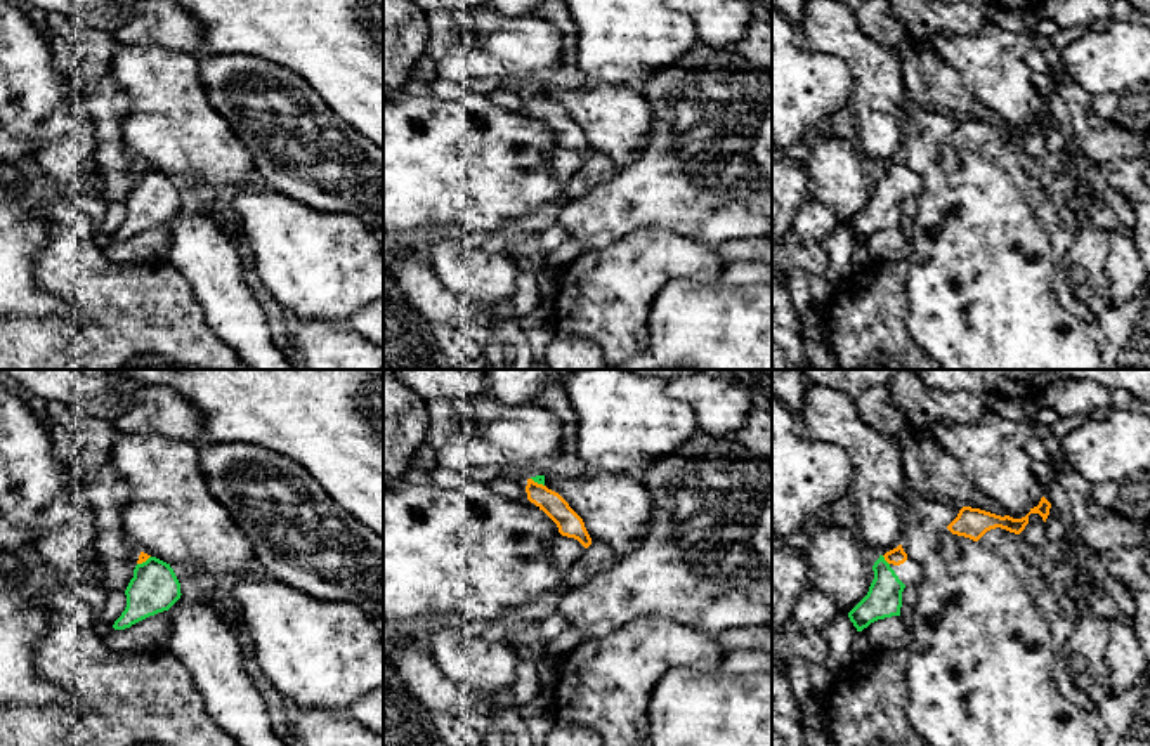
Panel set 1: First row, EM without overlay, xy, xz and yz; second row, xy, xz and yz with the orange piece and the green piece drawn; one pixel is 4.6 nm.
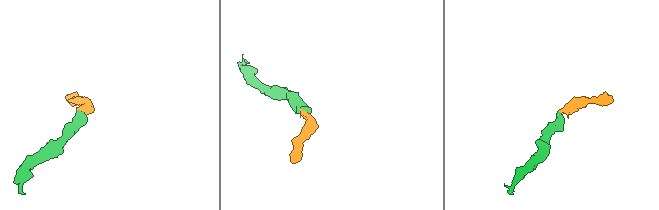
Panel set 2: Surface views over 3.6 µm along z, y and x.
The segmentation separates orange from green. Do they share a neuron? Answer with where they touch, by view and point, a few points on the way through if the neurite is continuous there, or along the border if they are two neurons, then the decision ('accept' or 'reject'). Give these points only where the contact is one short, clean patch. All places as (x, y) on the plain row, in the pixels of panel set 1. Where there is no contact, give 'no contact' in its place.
meets orange in yz at (885, 170); runs through yz (897, 167), (885, 170), (883, 210); accept

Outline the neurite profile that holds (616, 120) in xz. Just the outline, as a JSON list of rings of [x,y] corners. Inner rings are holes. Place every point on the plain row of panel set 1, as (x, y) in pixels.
[[[605,83],[545,87],[545,97],[583,130],[591,153],[605,154],[617,168],[638,160],[647,147],[652,109],[637,88]]]

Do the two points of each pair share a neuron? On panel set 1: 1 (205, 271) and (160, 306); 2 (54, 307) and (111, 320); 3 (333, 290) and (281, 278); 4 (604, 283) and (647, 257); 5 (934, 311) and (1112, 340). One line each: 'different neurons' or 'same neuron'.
1: different neurons
2: different neurons
3: same neuron
4: same neuron
5: different neurons

